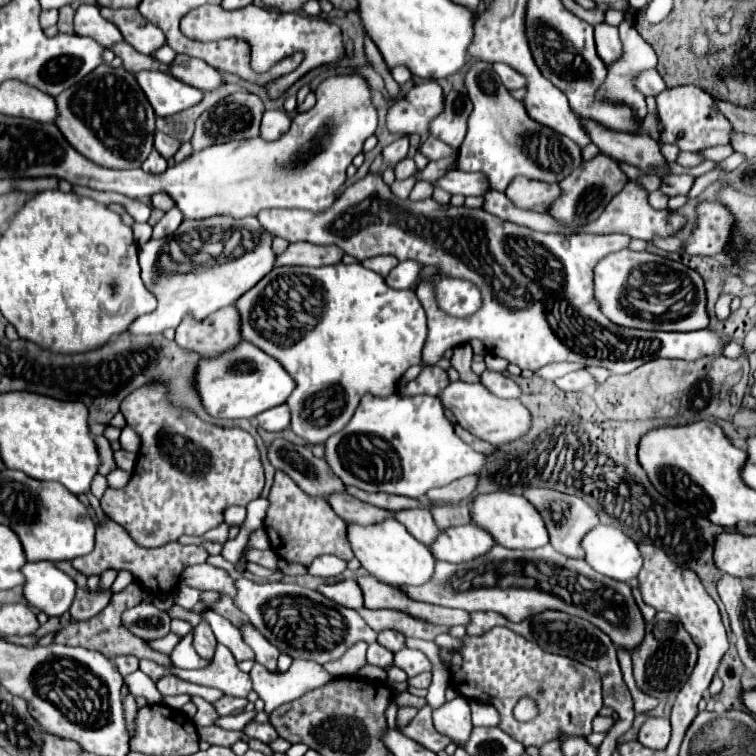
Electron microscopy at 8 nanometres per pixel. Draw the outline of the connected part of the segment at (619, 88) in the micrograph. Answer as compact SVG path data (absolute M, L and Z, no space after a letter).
M624 20L620 26L620 42L622 42L622 57L613 64L608 64L608 76L606 82L600 86L600 92L596 96L600 96L600 100L610 100L616 104L628 104L632 108L632 112L636 112L636 120L644 120L646 116L646 102L644 96L634 88L633 80L638 73L647 70L655 69L657 66L658 58L656 52L652 50L652 46L636 32L634 24L630 20Z

